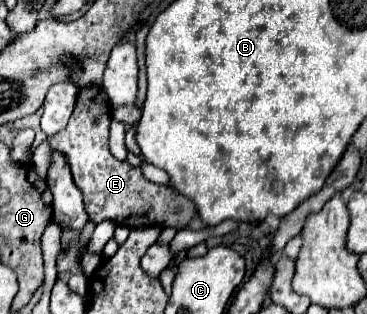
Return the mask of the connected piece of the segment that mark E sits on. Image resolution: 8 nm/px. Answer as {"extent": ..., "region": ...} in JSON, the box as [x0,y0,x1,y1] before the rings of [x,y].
{"extent":[49,88,197,230],"region":[[[81,88],[77,96],[77,108],[73,116],[57,136],[49,138],[53,150],[67,156],[73,180],[83,192],[85,210],[89,220],[95,224],[103,220],[113,220],[117,226],[141,228],[141,226],[173,226],[177,230],[185,228],[187,222],[197,214],[195,204],[185,196],[179,196],[177,190],[149,182],[139,168],[133,168],[129,162],[119,162],[109,154],[109,100],[105,100],[105,90]]]}

